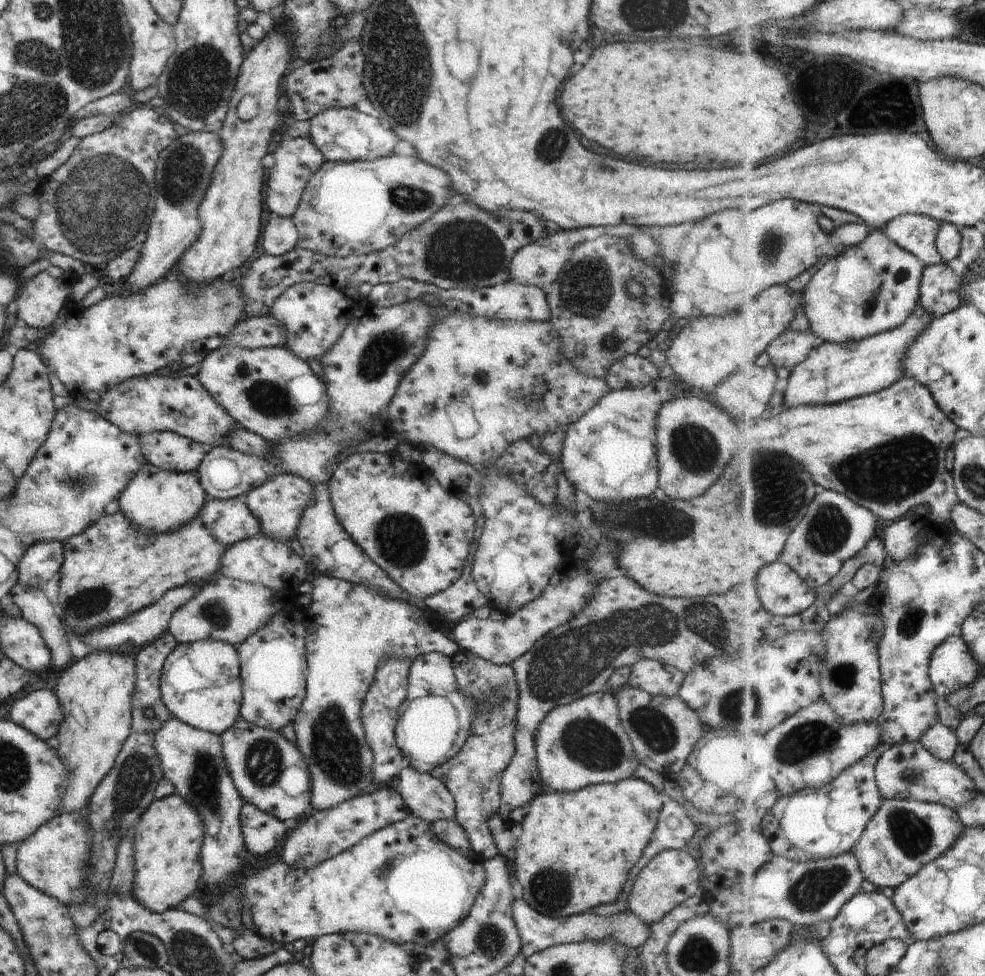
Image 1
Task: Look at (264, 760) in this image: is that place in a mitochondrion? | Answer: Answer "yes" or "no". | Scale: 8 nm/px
yes

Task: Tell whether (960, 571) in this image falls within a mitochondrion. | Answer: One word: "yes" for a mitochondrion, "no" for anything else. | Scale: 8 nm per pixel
no

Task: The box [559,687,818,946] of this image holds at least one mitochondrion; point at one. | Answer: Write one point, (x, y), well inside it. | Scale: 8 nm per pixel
(656, 729)

